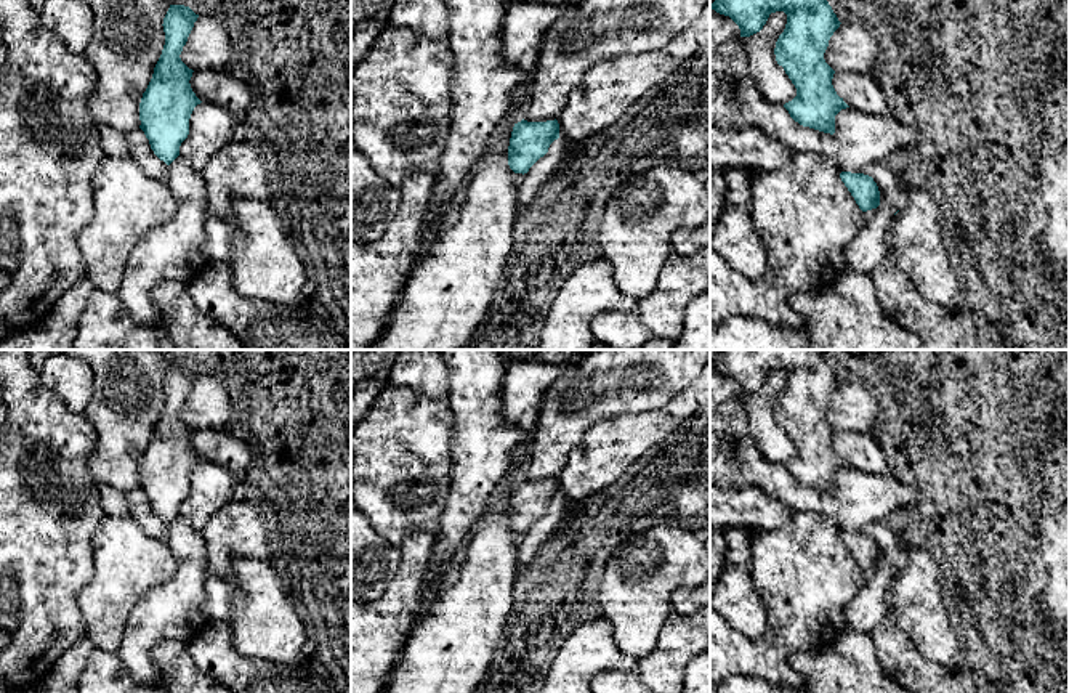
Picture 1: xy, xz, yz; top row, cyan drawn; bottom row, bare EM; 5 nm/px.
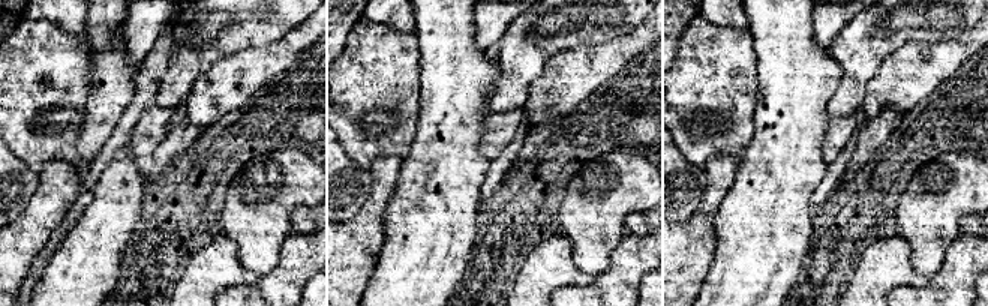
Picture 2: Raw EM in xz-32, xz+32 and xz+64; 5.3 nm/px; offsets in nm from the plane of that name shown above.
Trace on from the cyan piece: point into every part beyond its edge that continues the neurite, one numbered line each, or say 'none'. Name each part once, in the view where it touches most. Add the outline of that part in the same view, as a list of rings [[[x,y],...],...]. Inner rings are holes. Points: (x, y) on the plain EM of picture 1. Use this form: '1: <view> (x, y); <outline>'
none

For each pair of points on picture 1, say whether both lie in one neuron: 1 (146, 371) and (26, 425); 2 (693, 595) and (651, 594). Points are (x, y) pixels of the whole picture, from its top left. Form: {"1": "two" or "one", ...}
{"1": "two", "2": "two"}

